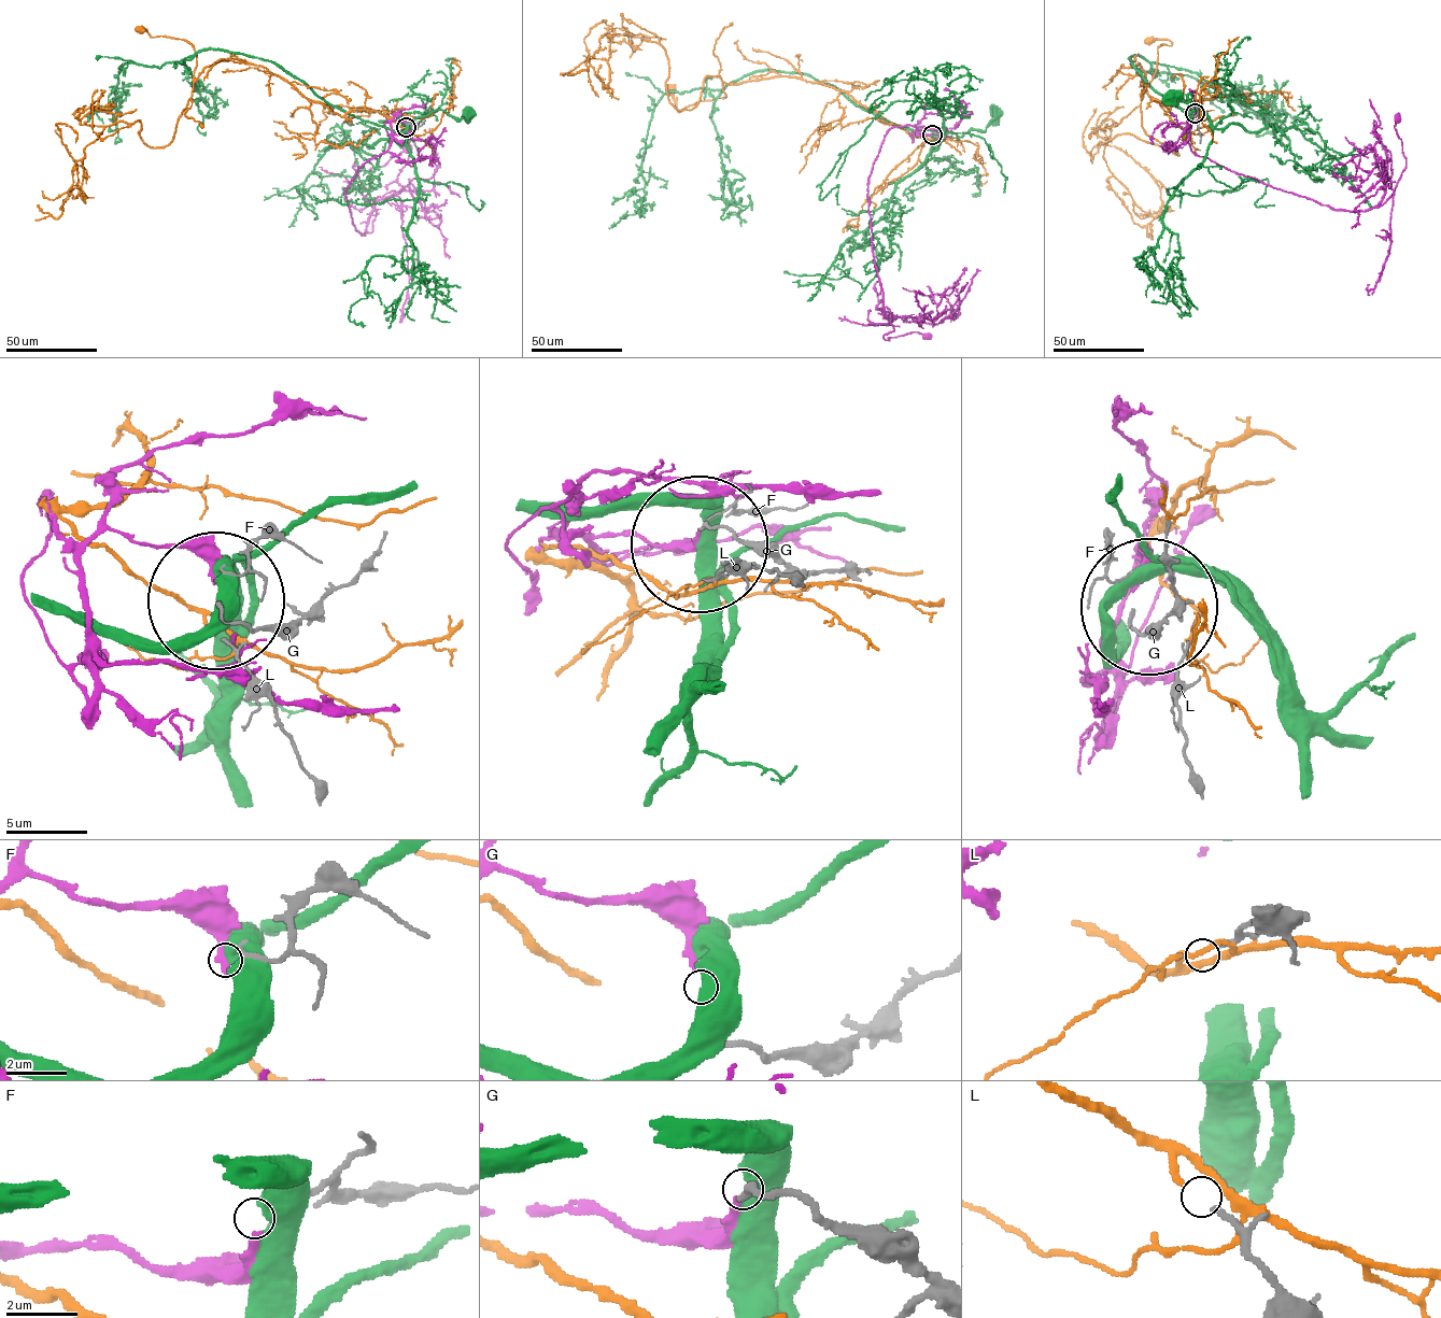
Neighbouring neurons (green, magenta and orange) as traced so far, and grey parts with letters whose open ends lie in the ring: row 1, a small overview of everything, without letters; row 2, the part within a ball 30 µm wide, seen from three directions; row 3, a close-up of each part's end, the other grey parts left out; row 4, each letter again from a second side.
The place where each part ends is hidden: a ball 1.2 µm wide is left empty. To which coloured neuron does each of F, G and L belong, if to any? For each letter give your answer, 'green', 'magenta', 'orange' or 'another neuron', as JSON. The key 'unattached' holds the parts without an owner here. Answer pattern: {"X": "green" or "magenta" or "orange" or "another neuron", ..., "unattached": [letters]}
{"F": "another neuron", "G": "magenta", "L": "orange", "unattached": ["F"]}

